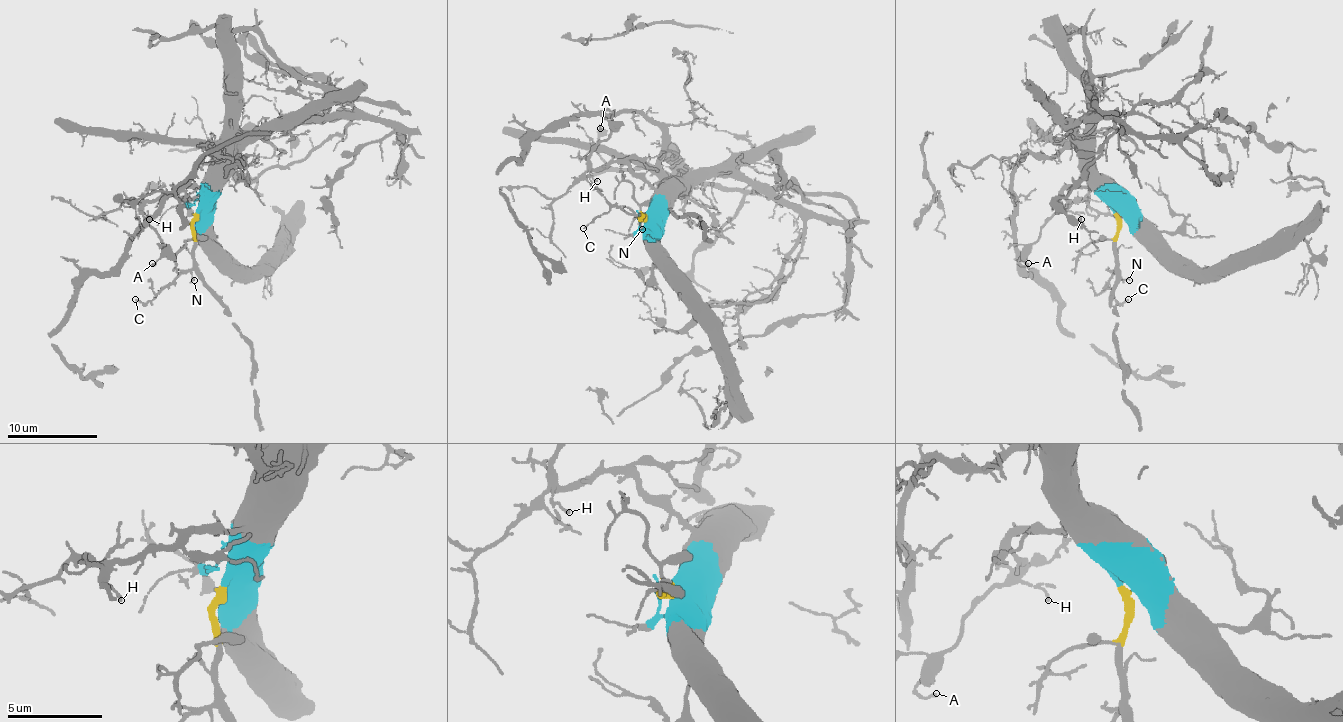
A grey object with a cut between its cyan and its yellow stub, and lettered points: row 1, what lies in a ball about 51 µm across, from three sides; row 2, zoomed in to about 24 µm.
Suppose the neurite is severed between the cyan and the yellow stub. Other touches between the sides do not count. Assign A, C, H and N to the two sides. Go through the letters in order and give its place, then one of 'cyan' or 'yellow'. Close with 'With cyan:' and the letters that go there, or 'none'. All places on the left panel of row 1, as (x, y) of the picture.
A: at (152, 263); cyan
C: at (135, 299); yellow
H: at (149, 219); cyan
N: at (194, 280); yellow
With cyan: A, H

